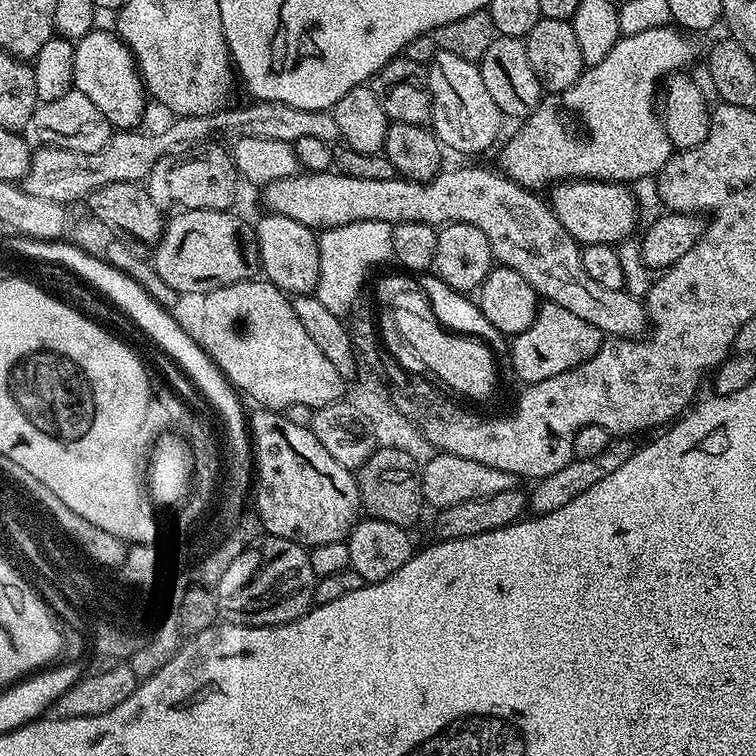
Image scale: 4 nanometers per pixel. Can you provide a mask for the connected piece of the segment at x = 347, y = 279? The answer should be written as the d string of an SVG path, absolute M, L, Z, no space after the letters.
M358 220L319 233L319 280L315 296L335 316L345 317L363 291L366 270L390 260L393 248L393 225L381 220Z

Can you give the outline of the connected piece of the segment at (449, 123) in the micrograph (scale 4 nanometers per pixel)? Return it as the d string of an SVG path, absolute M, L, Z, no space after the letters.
M437 50L431 64L427 65L426 83L432 95L430 128L445 149L453 148L456 152L484 152L499 138L502 113L498 110L498 106L494 106L494 98L490 98L482 82L482 74L477 61L458 58L458 54Z

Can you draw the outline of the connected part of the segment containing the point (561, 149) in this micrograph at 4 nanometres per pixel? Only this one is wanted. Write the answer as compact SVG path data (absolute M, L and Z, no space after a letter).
M676 26L621 36L602 62L585 67L574 86L545 95L534 114L523 117L521 124L524 125L500 152L499 167L504 175L524 188L540 190L543 184L552 186L565 180L631 182L659 174L674 149L658 115L658 85L663 77L687 69L687 64L696 56L696 44L692 40L695 39Z

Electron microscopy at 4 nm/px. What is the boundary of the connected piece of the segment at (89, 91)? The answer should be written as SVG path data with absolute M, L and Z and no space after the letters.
M115 31L87 32L80 40L75 41L74 50L74 88L86 94L90 102L98 106L109 120L113 129L132 130L144 116L144 80L136 68L132 52L121 42Z

